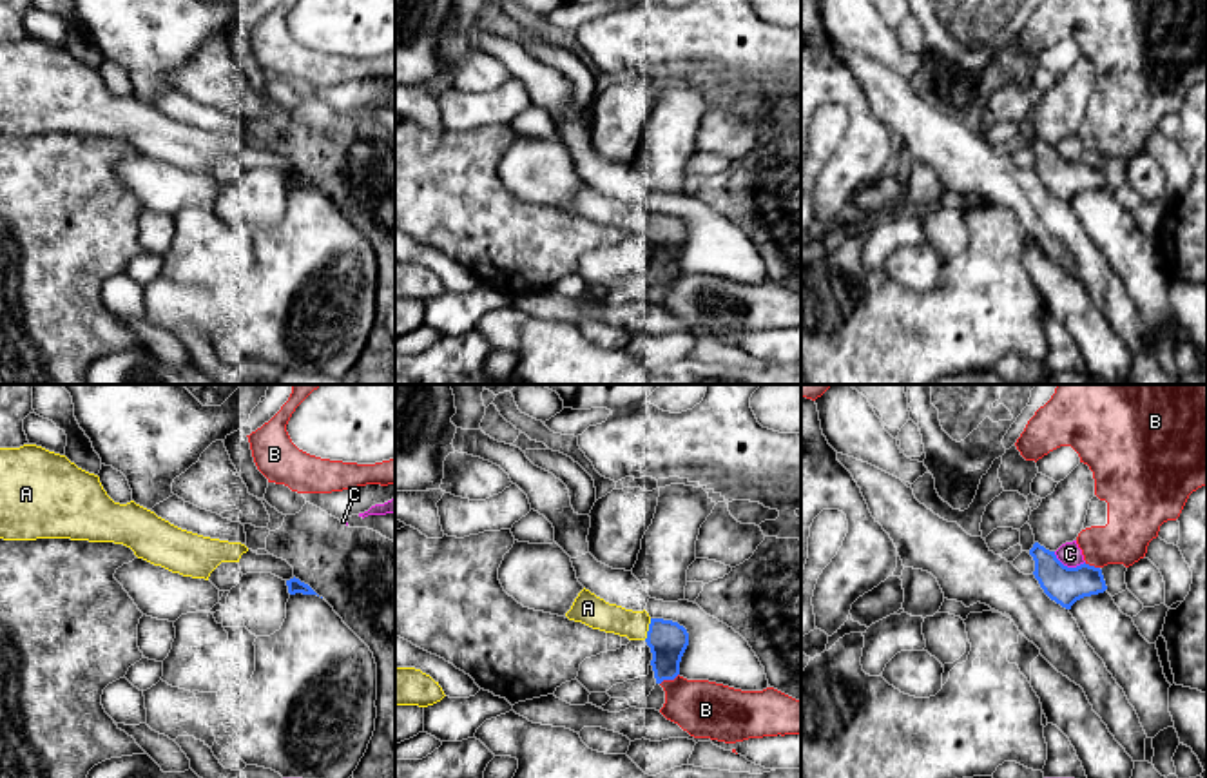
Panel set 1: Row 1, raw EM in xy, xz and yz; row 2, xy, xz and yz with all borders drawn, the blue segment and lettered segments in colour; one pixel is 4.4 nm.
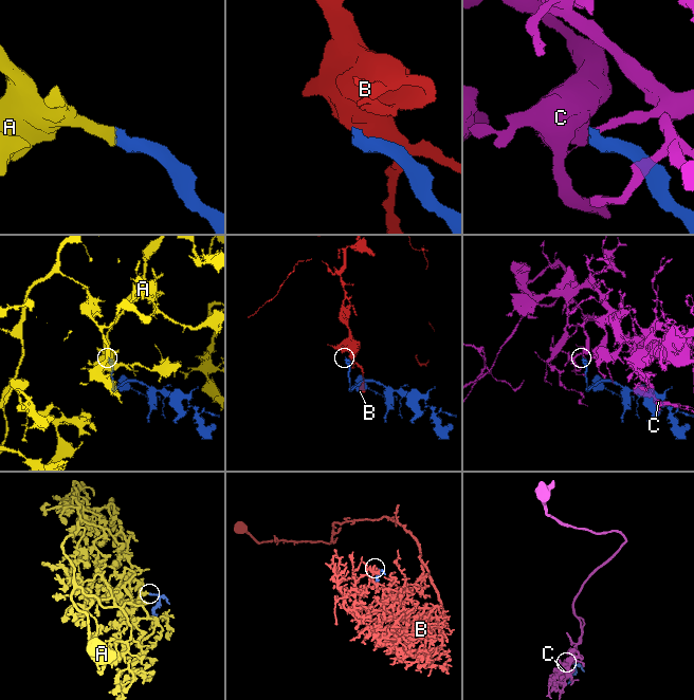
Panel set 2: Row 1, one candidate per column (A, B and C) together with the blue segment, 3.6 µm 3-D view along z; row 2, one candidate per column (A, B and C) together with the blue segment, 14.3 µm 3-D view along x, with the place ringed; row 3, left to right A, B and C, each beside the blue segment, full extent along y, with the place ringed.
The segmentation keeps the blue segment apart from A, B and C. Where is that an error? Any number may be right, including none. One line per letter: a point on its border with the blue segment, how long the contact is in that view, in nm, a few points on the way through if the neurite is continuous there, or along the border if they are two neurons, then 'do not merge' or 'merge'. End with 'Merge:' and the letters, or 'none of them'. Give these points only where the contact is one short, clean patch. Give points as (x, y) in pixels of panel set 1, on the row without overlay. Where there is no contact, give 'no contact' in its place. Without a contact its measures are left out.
A: contact xz (649, 223); length 100 nm; merge
B: contact xz (669, 272); length 100 nm; border xz (678, 267), (660, 278); do not merge
C: contact yz (1066, 160); length 150 nm; do not merge
Merge: A

